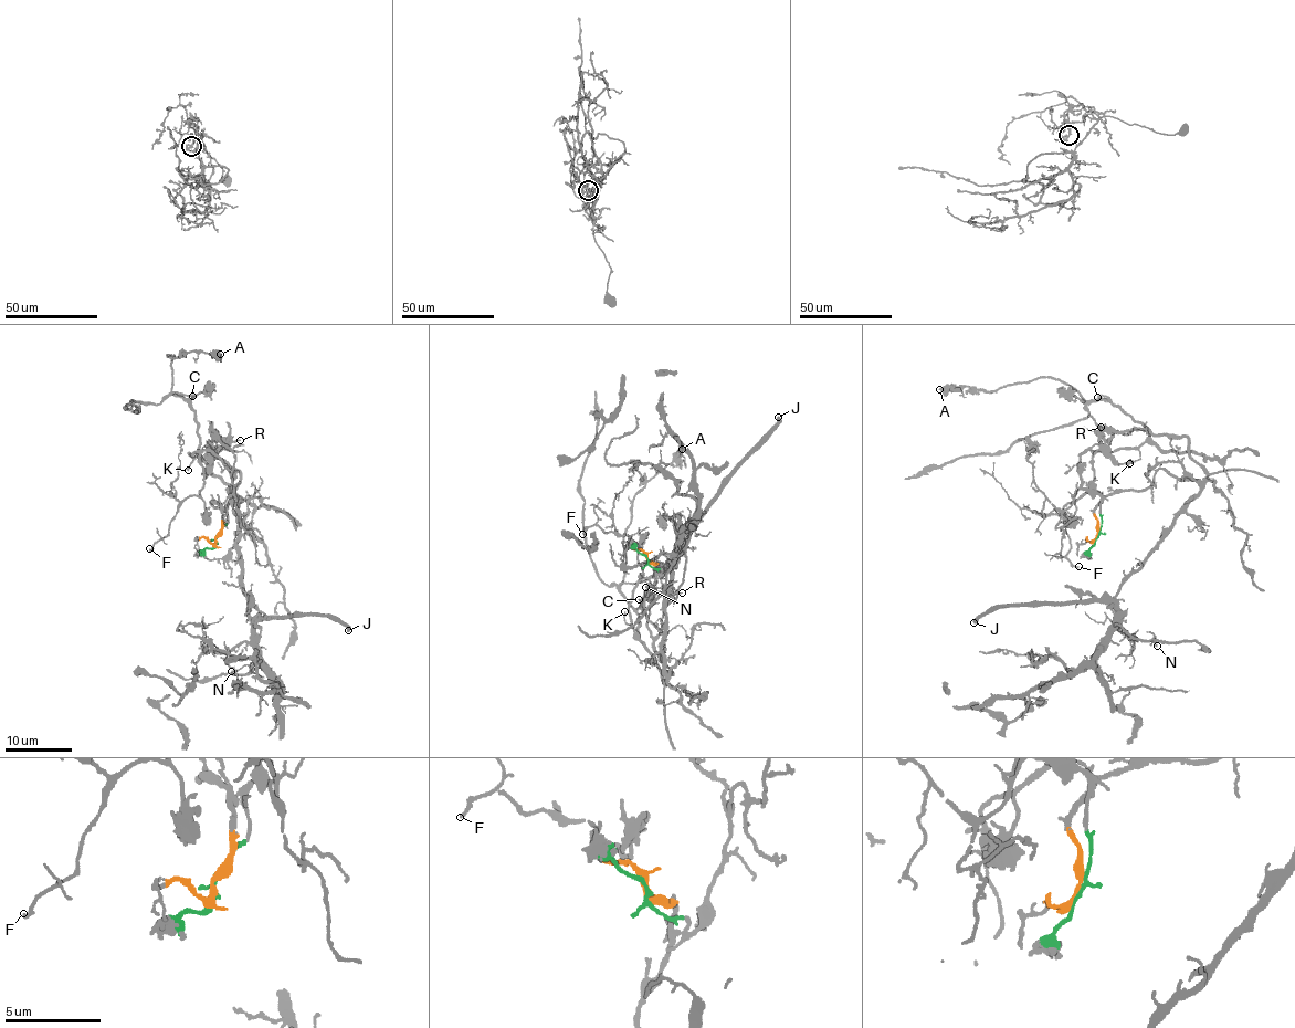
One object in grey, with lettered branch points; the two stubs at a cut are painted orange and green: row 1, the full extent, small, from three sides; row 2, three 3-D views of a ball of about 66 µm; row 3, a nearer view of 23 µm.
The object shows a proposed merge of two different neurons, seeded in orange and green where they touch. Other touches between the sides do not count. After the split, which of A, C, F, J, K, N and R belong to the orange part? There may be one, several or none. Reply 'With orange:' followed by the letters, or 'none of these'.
With orange: J, N

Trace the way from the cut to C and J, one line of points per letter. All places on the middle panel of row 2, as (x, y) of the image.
C: (648, 560), (661, 574), (672, 560), (659, 565), (633, 590), (629, 607), (635, 638), (640, 598)
J: (648, 560), (656, 565), (644, 601), (664, 637), (662, 673), (669, 565), (778, 417)

